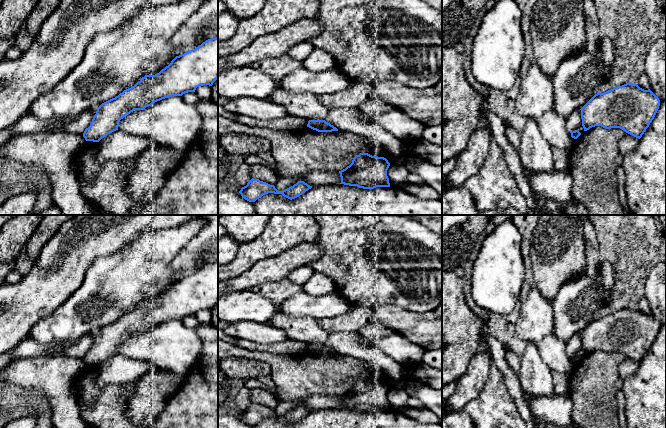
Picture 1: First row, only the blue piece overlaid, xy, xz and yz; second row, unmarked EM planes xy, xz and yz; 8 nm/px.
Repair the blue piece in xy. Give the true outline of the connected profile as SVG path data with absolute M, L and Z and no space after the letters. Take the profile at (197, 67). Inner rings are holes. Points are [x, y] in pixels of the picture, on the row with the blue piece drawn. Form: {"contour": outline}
{"contour": "M218 35L208 39L201 45L184 54L176 56L171 63L155 75L145 75L131 88L124 90L115 98L102 103L83 137L86 141L99 142L108 134L118 130L119 122L134 110L143 110L157 101L172 96L182 96L188 92L195 92L203 85L212 86L218 79Z"}

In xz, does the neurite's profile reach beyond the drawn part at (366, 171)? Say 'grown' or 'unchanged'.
unchanged

